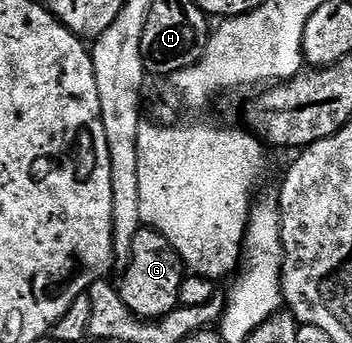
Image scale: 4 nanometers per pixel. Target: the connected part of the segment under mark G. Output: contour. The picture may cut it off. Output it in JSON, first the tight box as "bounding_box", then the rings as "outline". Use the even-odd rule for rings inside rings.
{"bounding_box":[119,226,187,320],"outline":[[[142,226],[141,231],[135,233],[135,245],[124,271],[125,276],[119,282],[123,305],[127,305],[127,309],[140,319],[160,320],[179,306],[179,285],[183,285],[187,268],[163,233]]]}

